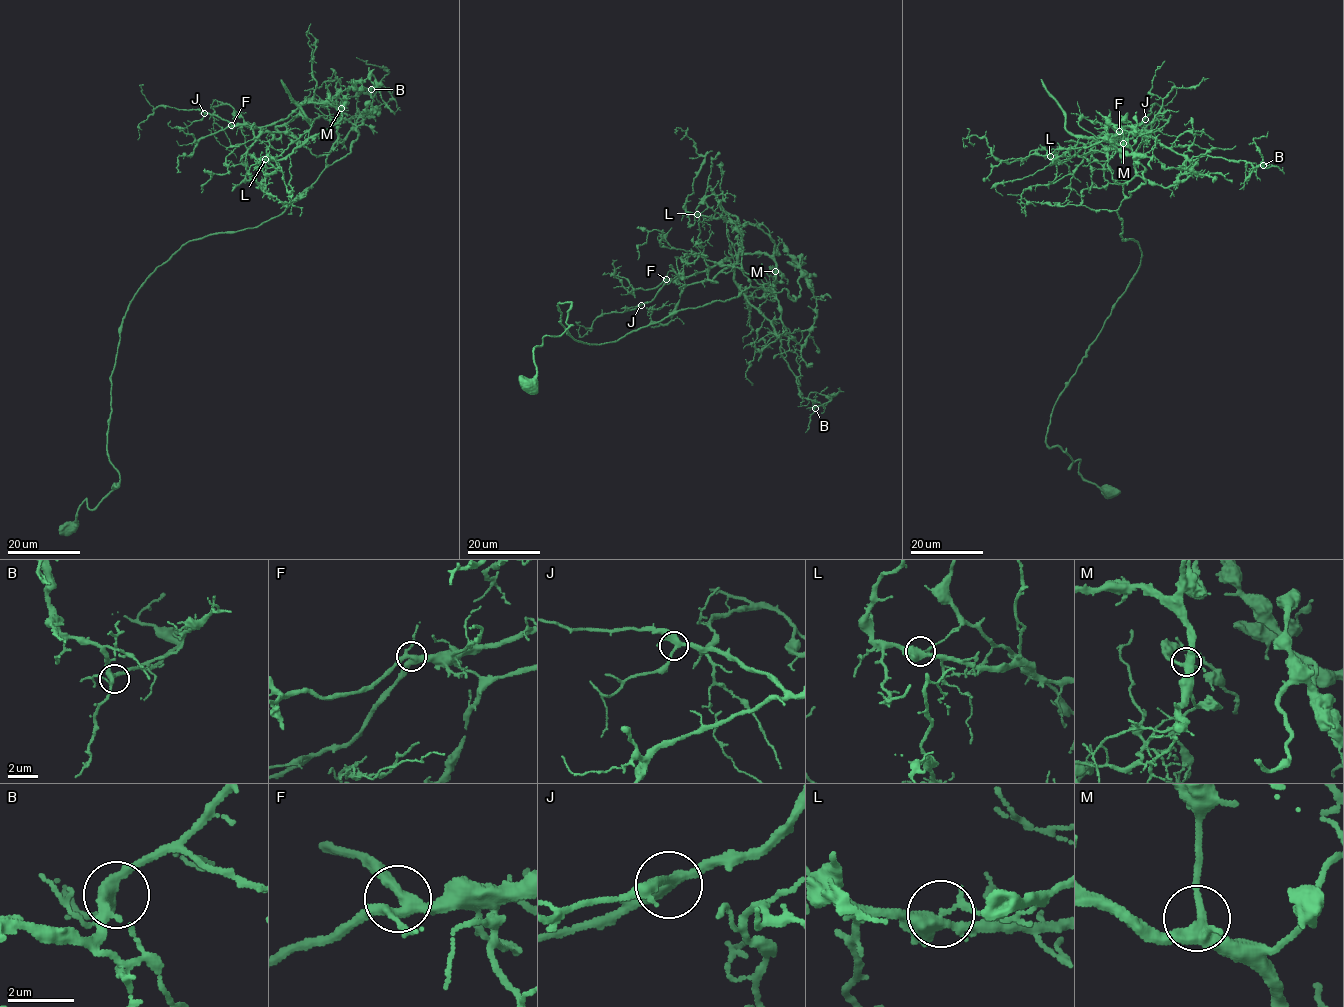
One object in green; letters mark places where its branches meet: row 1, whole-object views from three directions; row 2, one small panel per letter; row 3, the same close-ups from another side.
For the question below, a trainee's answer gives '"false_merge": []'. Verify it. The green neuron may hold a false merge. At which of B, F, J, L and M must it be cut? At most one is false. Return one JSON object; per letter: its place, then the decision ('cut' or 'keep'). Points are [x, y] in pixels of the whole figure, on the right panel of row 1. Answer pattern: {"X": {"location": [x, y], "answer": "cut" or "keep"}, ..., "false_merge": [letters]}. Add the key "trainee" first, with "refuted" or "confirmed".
{"trainee": "refuted", "B": {"location": [1263, 165], "answer": "keep"}, "F": {"location": [1119, 131], "answer": "keep"}, "J": {"location": [1145, 119], "answer": "keep"}, "L": {"location": [1050, 156], "answer": "cut"}, "M": {"location": [1123, 143], "answer": "keep"}, "false_merge": ["L"]}

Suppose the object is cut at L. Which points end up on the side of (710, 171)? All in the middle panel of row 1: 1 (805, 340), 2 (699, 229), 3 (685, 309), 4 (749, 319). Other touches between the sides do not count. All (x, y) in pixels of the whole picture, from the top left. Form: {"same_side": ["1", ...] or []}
{"same_side": ["2", "4"]}

